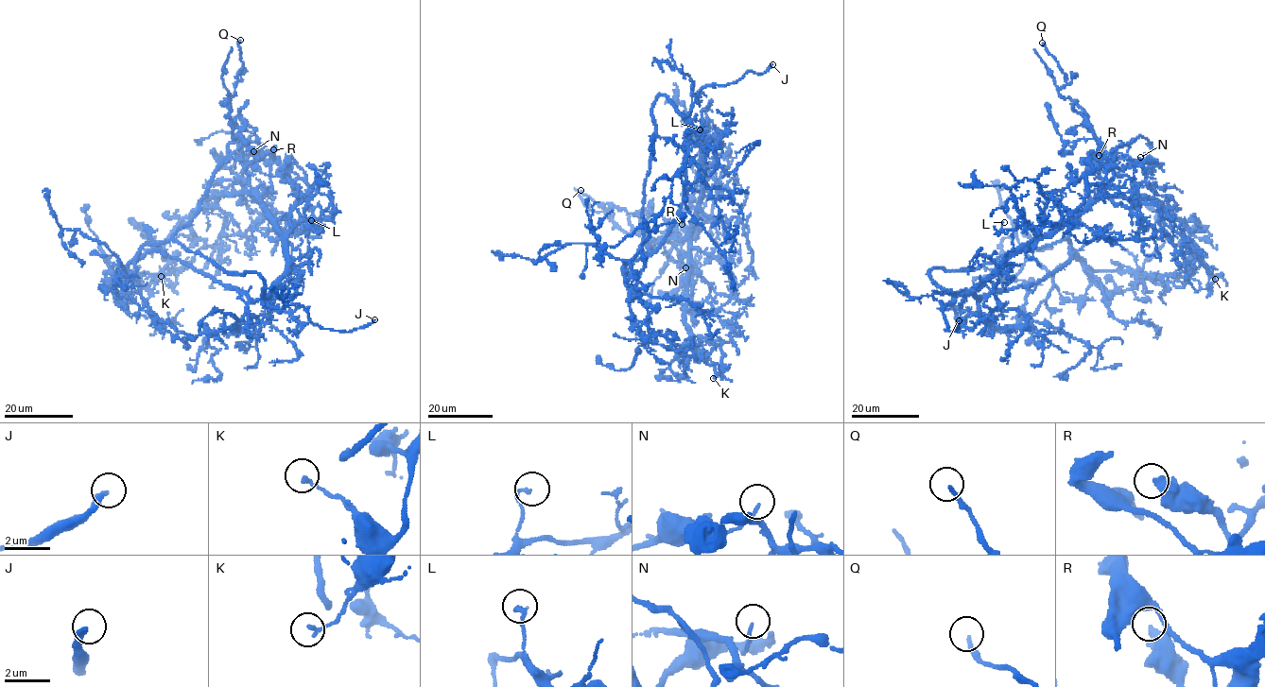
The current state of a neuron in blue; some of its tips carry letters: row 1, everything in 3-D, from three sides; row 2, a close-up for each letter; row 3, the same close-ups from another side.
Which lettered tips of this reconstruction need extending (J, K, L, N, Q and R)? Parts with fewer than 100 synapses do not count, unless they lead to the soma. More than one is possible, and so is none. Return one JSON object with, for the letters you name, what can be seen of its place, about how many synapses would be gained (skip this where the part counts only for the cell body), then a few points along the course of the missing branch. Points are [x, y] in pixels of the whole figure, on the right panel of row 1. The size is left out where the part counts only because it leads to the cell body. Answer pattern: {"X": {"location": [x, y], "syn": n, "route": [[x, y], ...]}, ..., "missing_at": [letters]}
{"J": {"location": [959, 320], "route": [[959, 320], [978, 325], [979, 345], [975, 349], [986, 355], [984, 357], [994, 374]]}, "missing_at": ["J"]}

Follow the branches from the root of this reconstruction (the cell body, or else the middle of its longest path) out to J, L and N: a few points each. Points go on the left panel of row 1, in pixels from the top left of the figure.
J: (286, 249), (285, 272), (262, 302), (279, 308), (298, 303), (312, 323), (340, 332), (363, 328), (374, 319)
L: (286, 249), (286, 234), (303, 220), (307, 228), (312, 228), (311, 220)
N: (286, 249), (248, 183), (244, 163), (237, 159), (239, 154), (249, 157), (253, 151)

